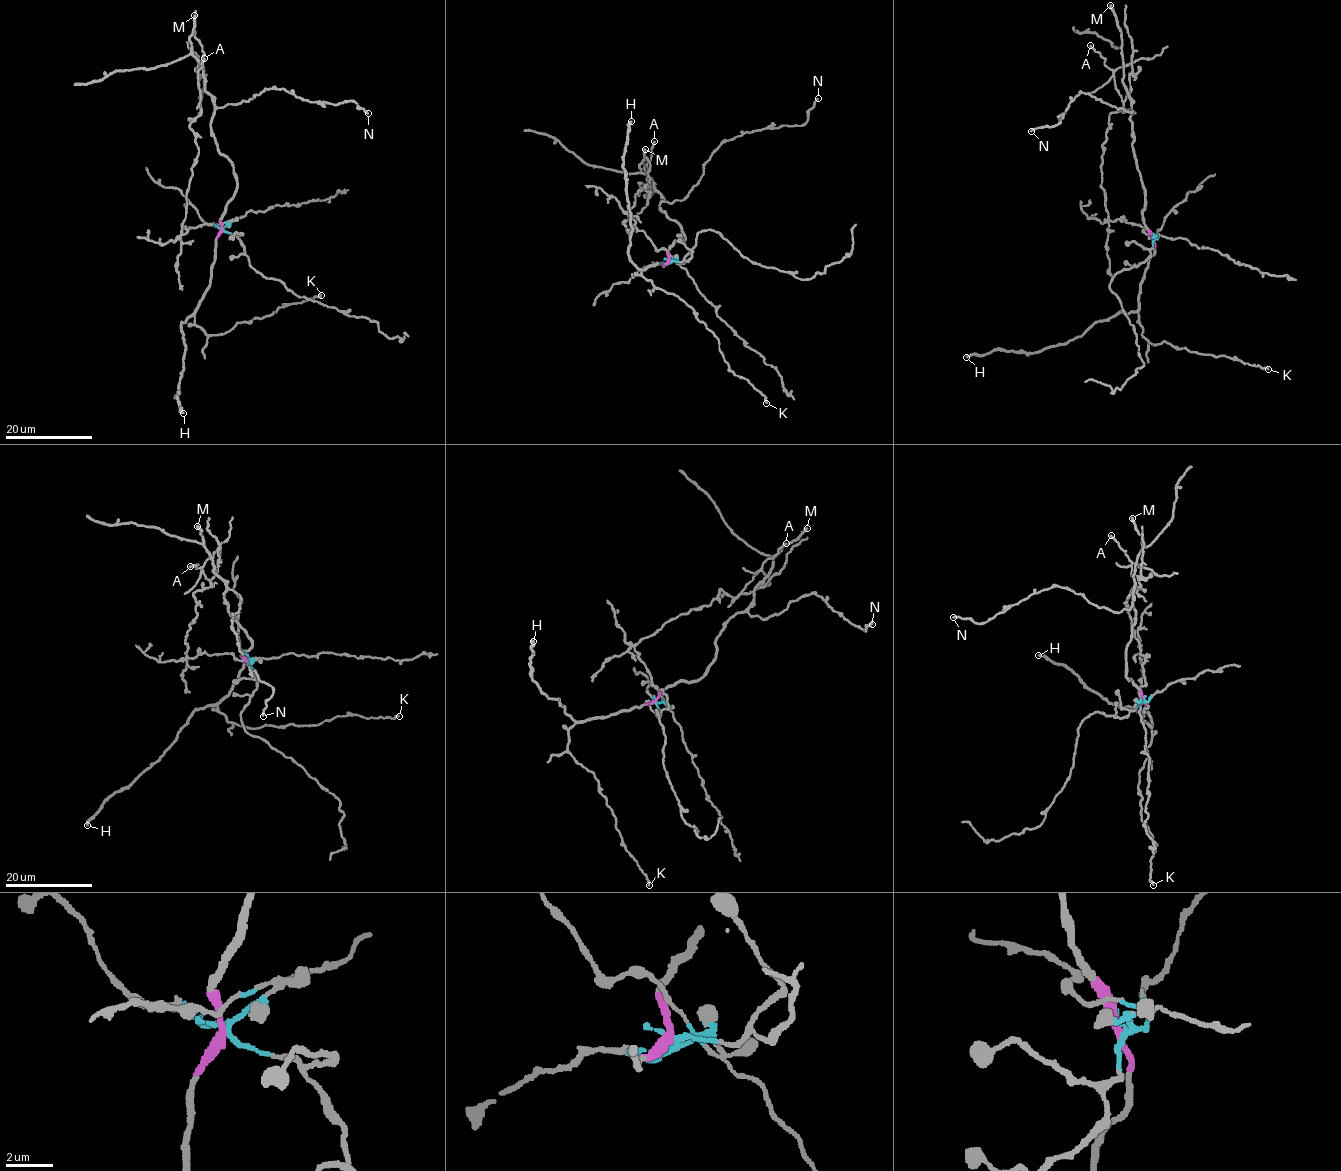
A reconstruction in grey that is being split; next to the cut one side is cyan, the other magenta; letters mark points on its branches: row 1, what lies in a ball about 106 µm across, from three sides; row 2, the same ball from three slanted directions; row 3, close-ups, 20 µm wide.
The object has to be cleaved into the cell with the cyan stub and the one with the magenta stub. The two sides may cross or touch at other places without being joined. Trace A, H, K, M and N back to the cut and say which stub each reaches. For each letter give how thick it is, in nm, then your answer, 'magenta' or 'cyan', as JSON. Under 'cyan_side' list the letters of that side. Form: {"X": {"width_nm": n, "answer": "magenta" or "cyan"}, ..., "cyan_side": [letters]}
{"A": {"width_nm": 170, "answer": "cyan"}, "H": {"width_nm": 280, "answer": "magenta"}, "K": {"width_nm": 190, "answer": "magenta"}, "M": {"width_nm": 400, "answer": "magenta"}, "N": {"width_nm": 200, "answer": "magenta"}, "cyan_side": ["A"]}

